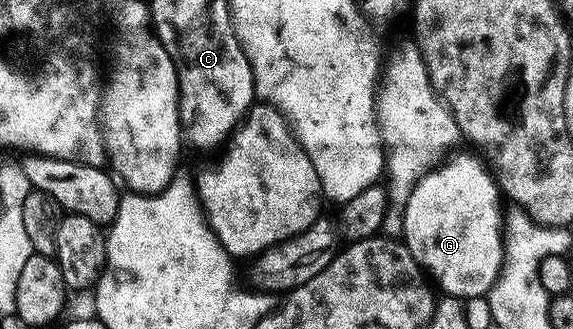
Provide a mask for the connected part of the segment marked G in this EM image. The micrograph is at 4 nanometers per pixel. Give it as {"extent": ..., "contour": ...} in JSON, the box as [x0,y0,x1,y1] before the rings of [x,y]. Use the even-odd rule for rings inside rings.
{"extent":[402,152,506,302],"contour":[[[459,152],[449,155],[414,186],[404,207],[402,239],[412,257],[426,270],[438,288],[440,283],[439,291],[443,295],[458,296],[468,302],[471,296],[487,297],[488,291],[500,277],[506,249],[506,216],[504,218],[500,213],[502,189],[489,165],[479,155],[476,157],[468,152]]]}

